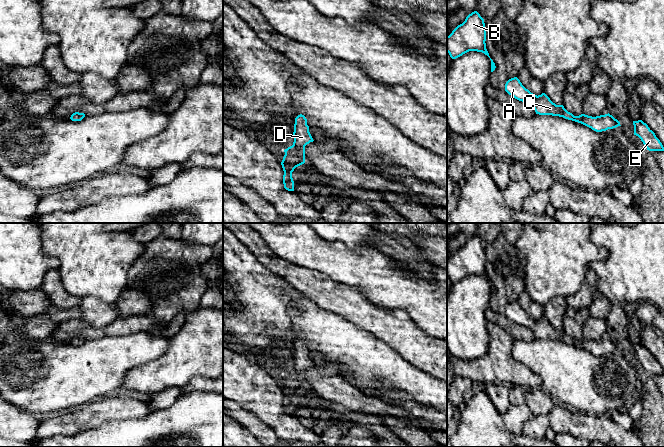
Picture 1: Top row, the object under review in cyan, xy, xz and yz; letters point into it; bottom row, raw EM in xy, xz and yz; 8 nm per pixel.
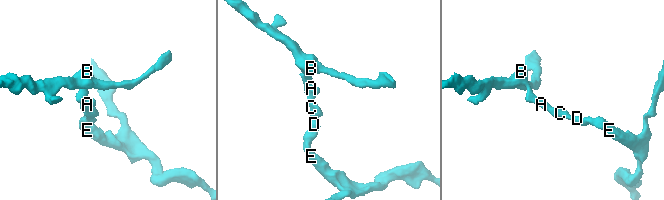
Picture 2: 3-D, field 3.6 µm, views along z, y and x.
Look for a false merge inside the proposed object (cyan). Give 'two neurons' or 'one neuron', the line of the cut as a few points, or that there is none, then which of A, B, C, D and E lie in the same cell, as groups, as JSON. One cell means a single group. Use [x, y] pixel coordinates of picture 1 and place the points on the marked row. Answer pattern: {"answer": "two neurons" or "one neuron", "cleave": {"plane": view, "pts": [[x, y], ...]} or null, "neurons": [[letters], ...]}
{"answer": "one neuron", "cleave": null, "neurons": [["A", "B", "C", "D", "E"]]}

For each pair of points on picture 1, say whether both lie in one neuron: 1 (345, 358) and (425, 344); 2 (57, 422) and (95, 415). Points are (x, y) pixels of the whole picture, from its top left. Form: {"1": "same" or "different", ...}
{"1": "different", "2": "same"}

